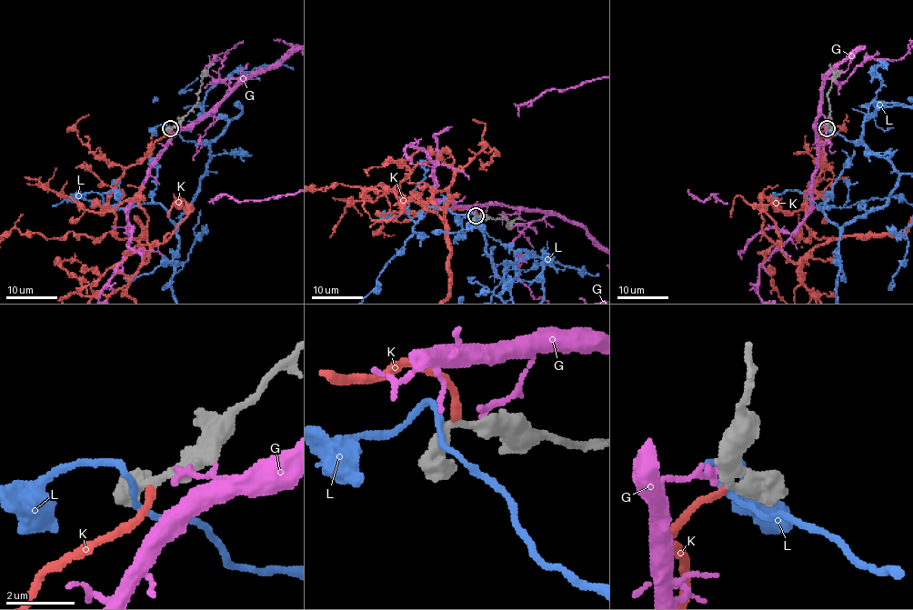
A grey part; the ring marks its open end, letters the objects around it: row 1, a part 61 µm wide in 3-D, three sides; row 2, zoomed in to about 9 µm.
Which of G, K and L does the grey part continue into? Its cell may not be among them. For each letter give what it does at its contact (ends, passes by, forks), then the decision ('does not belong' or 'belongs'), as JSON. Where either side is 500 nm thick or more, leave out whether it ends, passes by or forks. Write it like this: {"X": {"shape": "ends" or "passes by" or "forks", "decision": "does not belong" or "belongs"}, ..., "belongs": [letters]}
{"G": {"shape": "ends", "decision": "does not belong"}, "K": {"shape": "ends", "decision": "belongs"}, "L": {"shape": "passes by", "decision": "does not belong"}, "belongs": ["K"]}

